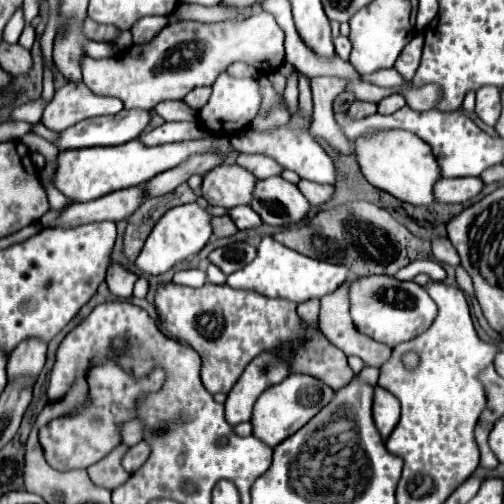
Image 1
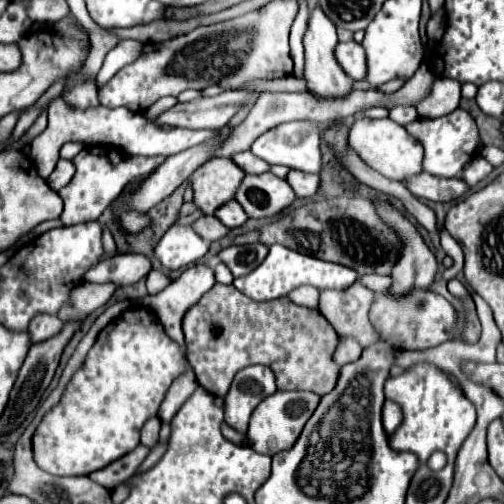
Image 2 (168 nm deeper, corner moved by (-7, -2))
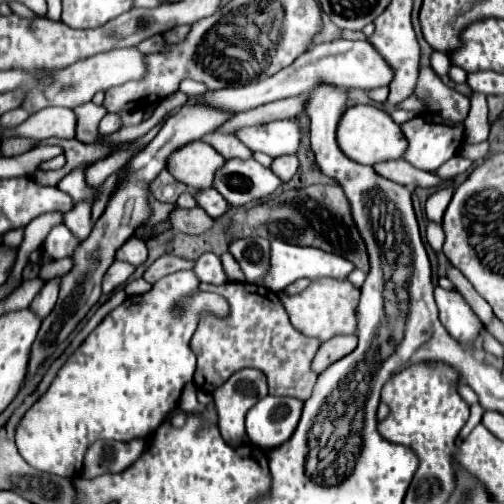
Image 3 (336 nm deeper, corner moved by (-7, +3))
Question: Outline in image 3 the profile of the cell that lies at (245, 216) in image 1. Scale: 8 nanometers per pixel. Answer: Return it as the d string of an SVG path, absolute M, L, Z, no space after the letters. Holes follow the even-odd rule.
M201 189L199 193L195 193L195 199L197 199L197 205L209 215L209 217L219 217L223 215L227 209L229 209L229 203L223 201L223 197L213 189Z

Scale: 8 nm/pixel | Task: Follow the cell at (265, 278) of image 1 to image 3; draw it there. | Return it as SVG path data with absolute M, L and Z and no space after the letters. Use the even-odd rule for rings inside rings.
M275 239L271 243L271 267L267 277L263 279L263 285L271 291L281 291L287 285L291 285L293 281L307 277L307 279L319 279L319 277L333 277L333 279L347 279L347 275L353 271L355 267L351 265L351 261L347 261L341 255L335 253L327 253L323 249L317 247L299 247L299 245L289 245L283 243L279 239Z

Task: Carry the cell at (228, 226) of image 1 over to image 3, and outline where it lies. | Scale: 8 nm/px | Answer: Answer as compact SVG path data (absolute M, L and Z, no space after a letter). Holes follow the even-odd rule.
M173 207L173 211L169 213L169 221L171 221L173 229L177 229L181 233L189 233L189 235L199 235L199 233L207 231L213 223L213 219L199 207L193 207L193 209Z

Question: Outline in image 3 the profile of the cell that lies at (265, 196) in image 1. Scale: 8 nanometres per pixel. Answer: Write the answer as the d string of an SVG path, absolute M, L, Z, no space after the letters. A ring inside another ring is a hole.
M227 159L215 171L213 189L217 189L229 205L247 205L255 199L271 195L281 179L255 159Z

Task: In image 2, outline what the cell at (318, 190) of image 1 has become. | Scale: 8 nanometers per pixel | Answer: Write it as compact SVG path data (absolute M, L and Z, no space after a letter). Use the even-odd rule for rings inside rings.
M289 172L287 176L287 182L291 184L291 188L295 190L295 194L299 198L311 198L317 194L319 190L319 184L321 184L321 178L317 174L303 174L303 172Z

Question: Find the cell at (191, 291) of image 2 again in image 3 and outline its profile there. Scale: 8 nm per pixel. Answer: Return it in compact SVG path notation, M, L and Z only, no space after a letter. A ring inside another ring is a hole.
M203 253L197 261L195 261L195 269L197 277L203 281L203 283L213 283L213 285L221 285L221 283L227 283L227 275L223 271L223 265L221 265L221 259L213 253Z

